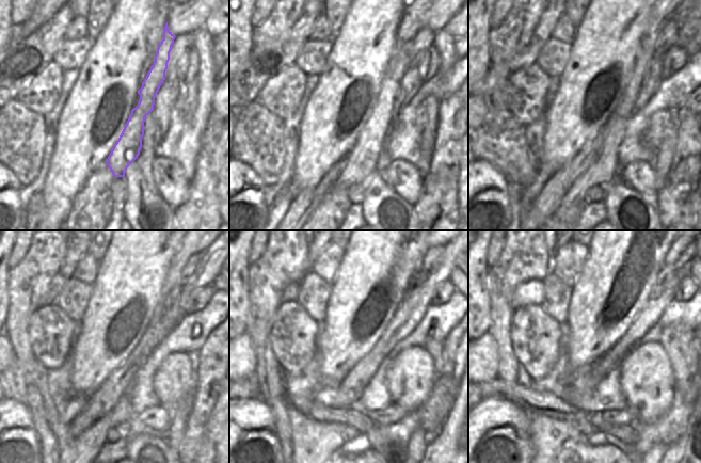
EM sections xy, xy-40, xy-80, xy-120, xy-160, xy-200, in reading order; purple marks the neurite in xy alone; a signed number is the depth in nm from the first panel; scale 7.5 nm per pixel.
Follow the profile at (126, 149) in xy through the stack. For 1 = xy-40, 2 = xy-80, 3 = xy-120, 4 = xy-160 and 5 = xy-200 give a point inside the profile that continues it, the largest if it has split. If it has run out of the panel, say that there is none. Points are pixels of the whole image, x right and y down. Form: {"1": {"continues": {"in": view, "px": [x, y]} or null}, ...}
{"1": {"continues": {"in": "xy-40", "px": [362, 159]}}, "2": {"continues": {"in": "xy-80", "px": [605, 168]}}, "3": {"continues": {"in": "xy-120", "px": [85, 447]}}, "4": {"continues": {"in": "xy-160", "px": [314, 442]}}, "5": {"continues": {"in": "xy-200", "px": [547, 434]}}}

